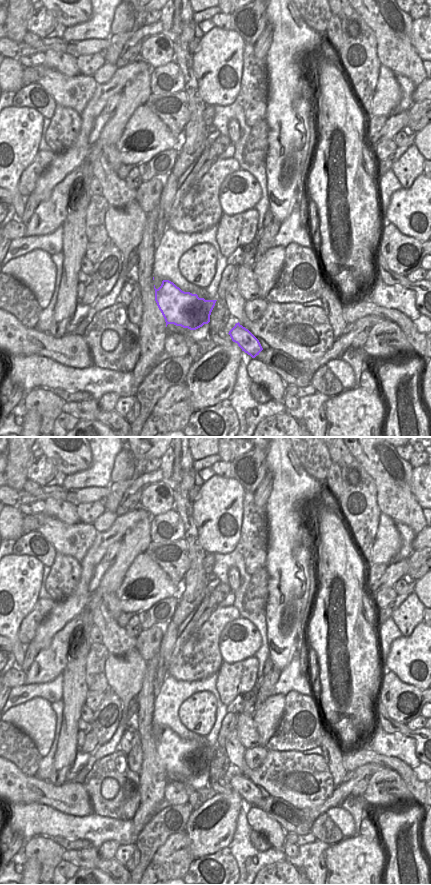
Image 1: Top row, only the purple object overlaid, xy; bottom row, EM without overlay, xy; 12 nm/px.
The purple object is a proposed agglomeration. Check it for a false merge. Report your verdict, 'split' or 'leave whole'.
leave whole

